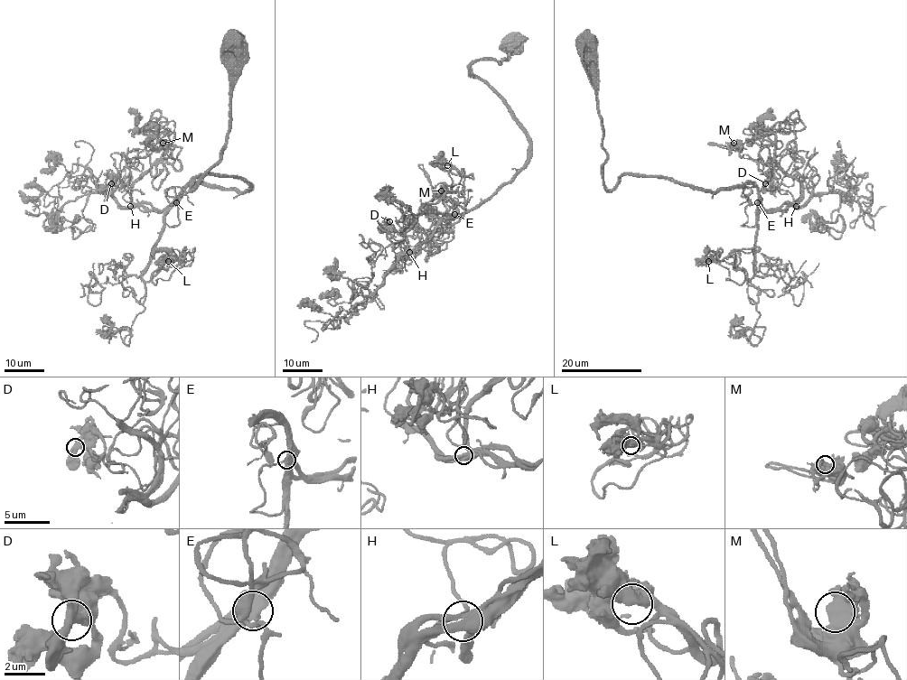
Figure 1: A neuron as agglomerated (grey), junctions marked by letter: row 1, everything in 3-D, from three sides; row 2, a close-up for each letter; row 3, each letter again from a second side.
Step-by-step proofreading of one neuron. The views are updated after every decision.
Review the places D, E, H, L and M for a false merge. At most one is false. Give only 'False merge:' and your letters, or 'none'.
False merge: none

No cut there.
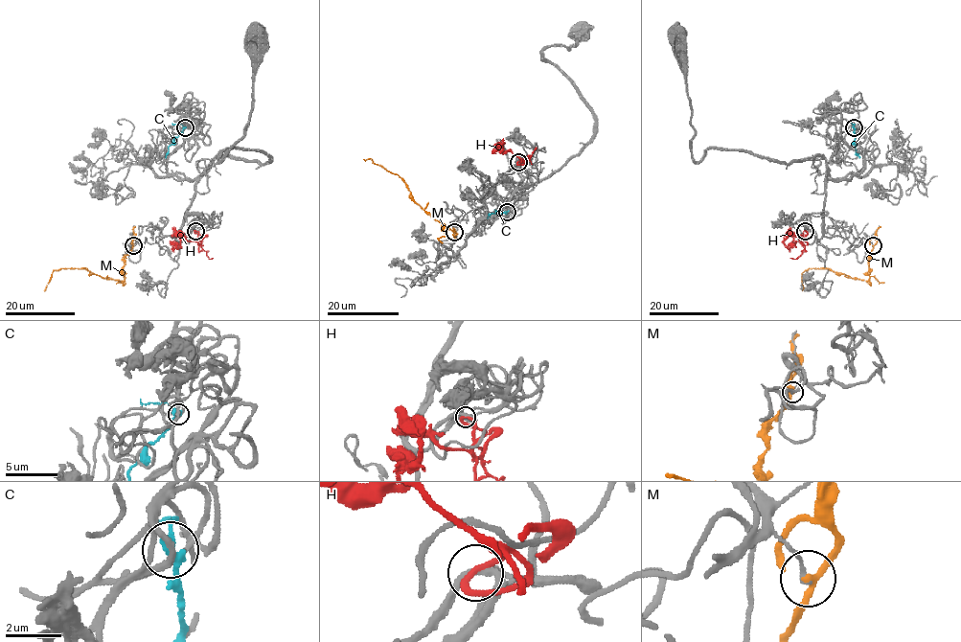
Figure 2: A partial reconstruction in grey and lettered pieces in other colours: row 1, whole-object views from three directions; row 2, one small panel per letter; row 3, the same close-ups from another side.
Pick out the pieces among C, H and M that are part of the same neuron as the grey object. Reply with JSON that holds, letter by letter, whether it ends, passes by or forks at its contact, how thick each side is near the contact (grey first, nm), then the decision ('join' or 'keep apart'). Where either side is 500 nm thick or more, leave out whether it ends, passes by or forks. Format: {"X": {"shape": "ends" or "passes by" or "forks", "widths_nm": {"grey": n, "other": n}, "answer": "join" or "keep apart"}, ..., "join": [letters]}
{"C": {"shape": "passes by", "widths_nm": {"grey": 200, "other": 320}, "answer": "keep apart"}, "H": {"shape": "passes by", "widths_nm": {"grey": 280, "other": 200}, "answer": "join"}, "M": {"shape": "passes by", "widths_nm": {"grey": 180, "other": 240}, "answer": "keep apart"}, "join": ["H"]}

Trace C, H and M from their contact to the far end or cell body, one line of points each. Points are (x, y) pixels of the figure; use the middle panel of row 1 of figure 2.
C: (508, 212), (491, 213), (487, 218)
H: (518, 162), (521, 158), (502, 149), (502, 141), (491, 153)
M: (454, 232), (444, 227), (414, 200), (408, 185), (397, 174), (371, 158), (363, 159)

